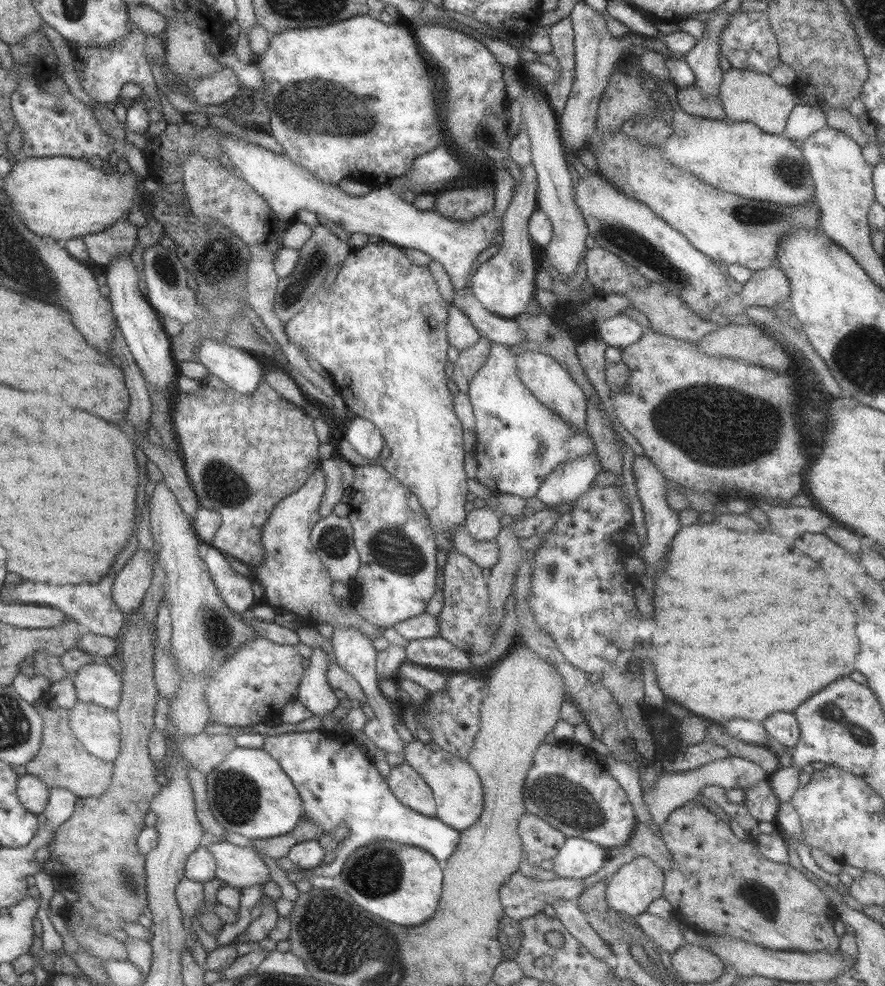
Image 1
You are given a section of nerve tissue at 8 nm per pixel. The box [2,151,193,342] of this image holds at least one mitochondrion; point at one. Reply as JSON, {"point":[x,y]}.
{"point":[36,276]}

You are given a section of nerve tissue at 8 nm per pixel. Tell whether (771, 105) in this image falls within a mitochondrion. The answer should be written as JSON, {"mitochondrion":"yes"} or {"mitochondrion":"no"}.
{"mitochondrion":"no"}

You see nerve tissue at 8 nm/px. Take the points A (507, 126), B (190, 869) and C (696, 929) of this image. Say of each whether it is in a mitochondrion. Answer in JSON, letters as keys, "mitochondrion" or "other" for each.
{"A":"other","B":"other","C":"other"}

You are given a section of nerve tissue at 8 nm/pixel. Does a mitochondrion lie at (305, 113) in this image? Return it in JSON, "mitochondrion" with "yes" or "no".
{"mitochondrion":"yes"}

